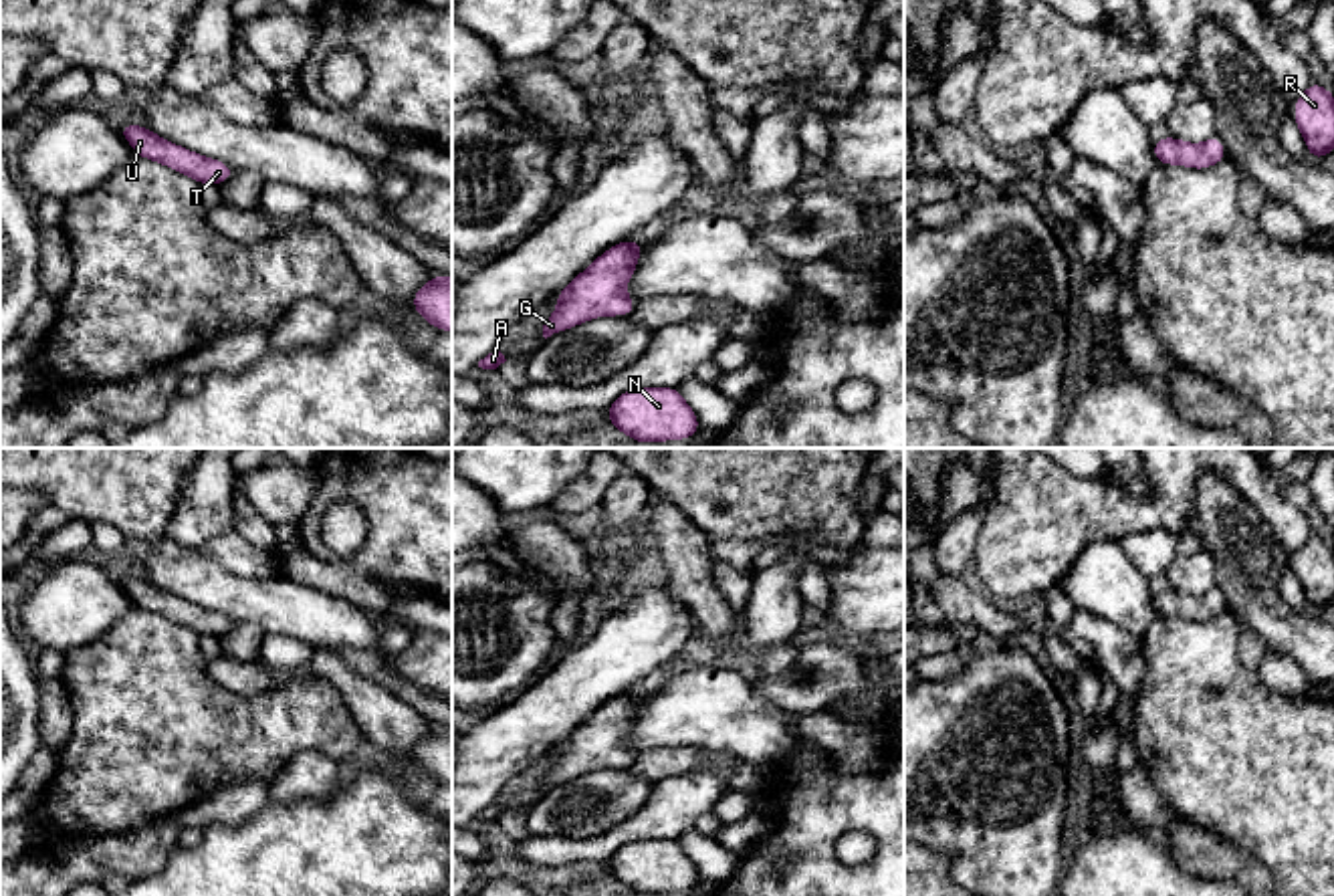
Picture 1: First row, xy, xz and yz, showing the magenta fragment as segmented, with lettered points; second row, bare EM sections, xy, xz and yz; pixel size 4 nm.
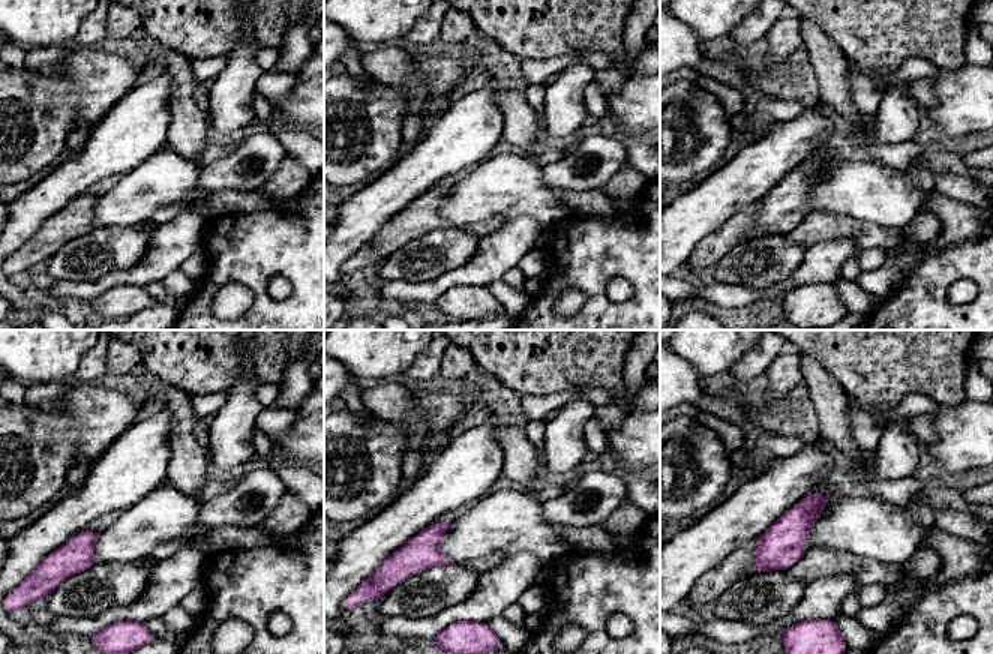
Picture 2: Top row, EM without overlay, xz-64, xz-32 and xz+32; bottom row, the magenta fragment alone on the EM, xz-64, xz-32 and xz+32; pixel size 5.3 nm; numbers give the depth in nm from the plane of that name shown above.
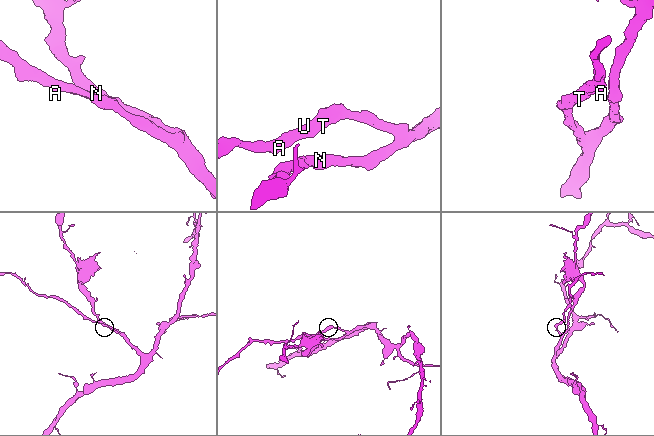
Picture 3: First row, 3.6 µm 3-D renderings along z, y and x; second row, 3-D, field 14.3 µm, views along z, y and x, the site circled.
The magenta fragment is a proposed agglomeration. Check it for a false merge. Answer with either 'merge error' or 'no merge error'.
no merge error

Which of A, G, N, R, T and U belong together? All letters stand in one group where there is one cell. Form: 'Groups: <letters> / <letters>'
Groups: A G N R T U

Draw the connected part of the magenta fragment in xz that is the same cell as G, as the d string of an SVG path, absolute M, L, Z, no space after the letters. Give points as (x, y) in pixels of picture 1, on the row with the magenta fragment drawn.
M632 238L607 248L579 276L557 293L559 305L543 325L543 337L575 327L583 321L618 315L626 317L636 311L636 303L624 291L638 266L640 250L646 242Z

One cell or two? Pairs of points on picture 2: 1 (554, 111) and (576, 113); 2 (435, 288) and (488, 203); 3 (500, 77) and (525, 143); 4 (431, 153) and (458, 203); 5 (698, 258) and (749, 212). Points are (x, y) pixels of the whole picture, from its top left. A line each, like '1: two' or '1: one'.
1: one
2: two
3: one
4: two
5: one

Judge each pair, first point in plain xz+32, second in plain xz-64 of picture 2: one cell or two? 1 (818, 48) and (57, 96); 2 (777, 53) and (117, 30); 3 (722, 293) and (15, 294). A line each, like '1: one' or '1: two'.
1: two
2: one
3: two

